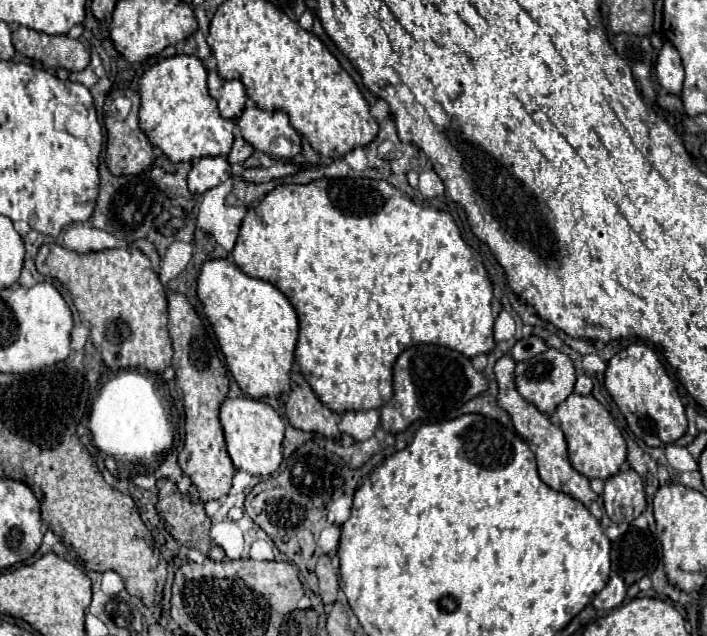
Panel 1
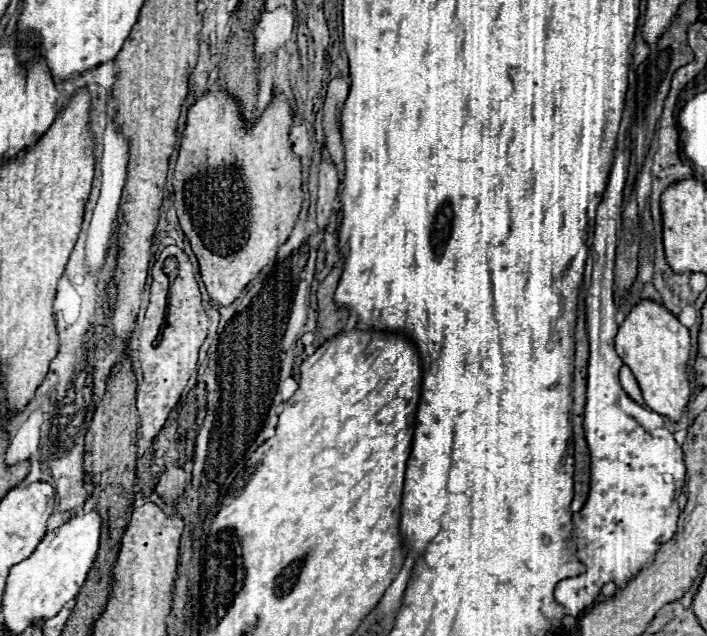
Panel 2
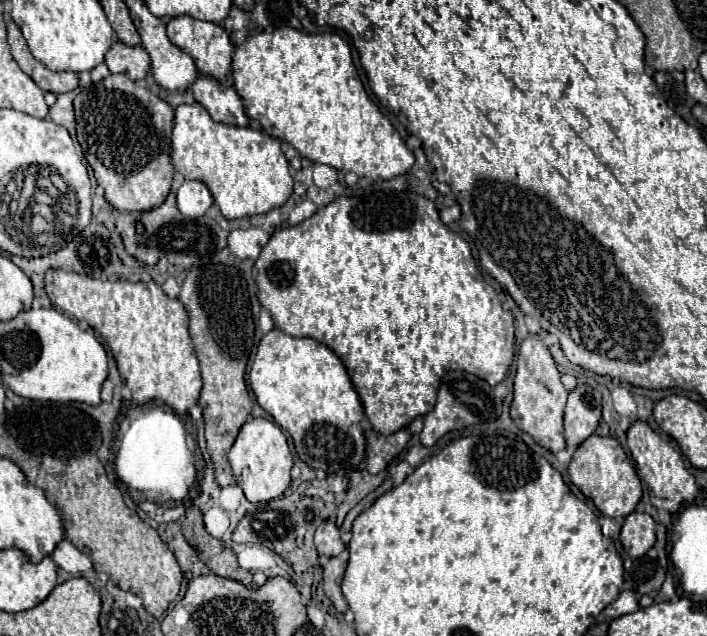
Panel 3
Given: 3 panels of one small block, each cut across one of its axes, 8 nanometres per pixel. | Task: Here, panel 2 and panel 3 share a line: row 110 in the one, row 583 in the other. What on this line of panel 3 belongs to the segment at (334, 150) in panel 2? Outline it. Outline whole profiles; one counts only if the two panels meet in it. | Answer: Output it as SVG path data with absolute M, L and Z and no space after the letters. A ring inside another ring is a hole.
M330 558L328 564L324 566L324 594L332 600L334 608L340 614L344 614L348 610L348 602L346 602L342 590L340 590L344 570L346 570L346 564L340 562L338 558Z

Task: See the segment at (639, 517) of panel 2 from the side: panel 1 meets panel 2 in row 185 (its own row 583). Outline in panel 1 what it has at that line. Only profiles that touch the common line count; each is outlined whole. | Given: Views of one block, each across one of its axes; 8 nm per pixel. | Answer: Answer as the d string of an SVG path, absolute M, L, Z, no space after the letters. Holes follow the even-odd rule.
M612 576L610 582L604 586L602 592L598 592L592 600L596 610L614 610L618 608L626 598L626 586L620 576Z

